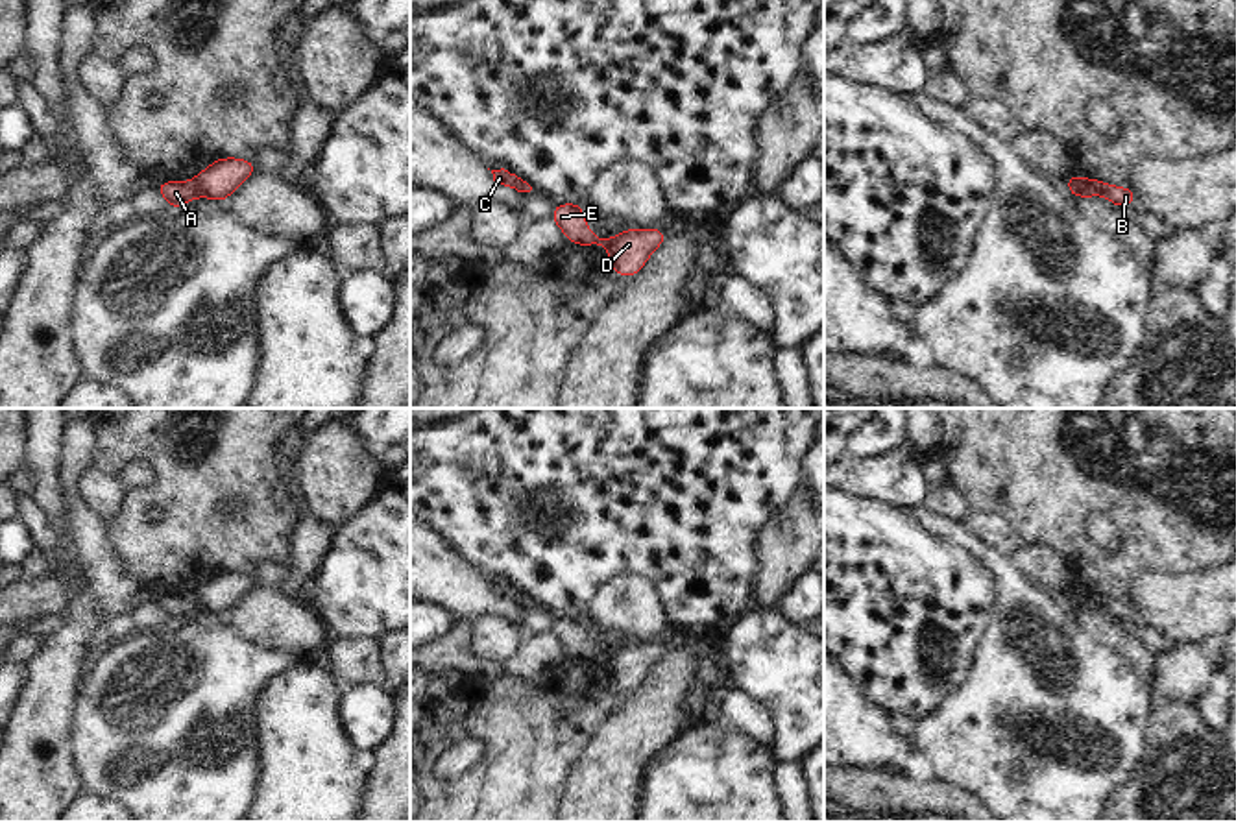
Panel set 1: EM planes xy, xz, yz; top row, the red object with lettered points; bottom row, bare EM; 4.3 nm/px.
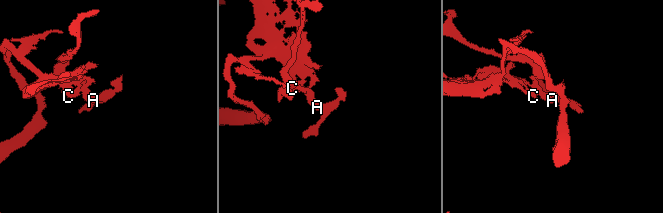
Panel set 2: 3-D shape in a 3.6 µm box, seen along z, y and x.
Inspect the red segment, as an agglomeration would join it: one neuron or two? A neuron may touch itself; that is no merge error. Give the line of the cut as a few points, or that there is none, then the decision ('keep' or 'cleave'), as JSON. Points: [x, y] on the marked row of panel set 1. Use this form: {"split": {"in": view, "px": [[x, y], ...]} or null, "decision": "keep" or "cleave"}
{"split": {"in": "yz", "px": [[1068, 180], [1081, 189], [1083, 196]]}, "decision": "cleave"}

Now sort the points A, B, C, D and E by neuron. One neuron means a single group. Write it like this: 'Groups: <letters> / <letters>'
Groups: A C E / B D

